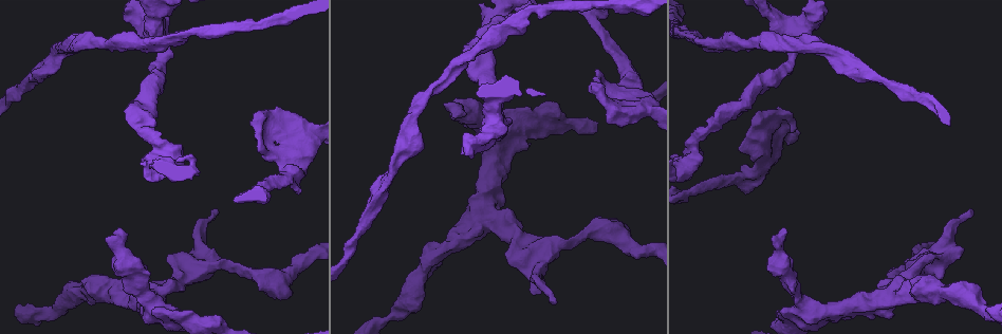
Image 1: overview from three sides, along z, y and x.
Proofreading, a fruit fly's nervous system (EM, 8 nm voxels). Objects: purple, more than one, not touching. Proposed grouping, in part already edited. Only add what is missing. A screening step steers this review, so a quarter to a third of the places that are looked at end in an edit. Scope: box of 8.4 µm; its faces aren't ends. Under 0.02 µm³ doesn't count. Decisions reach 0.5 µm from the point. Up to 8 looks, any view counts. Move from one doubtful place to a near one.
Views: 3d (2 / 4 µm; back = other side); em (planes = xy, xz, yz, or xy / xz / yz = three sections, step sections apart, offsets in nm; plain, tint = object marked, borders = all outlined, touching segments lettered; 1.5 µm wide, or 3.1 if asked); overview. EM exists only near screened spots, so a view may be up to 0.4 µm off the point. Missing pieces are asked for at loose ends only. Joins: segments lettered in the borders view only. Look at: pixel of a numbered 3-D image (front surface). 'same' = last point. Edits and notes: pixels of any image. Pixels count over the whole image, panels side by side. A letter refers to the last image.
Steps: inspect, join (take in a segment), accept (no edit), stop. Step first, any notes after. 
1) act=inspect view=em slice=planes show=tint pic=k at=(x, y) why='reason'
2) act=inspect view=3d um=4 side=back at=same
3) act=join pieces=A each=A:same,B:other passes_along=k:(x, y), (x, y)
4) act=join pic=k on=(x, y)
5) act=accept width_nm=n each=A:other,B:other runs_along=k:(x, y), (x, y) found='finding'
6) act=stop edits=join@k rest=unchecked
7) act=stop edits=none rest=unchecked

act=inspect view=em slice=xy step=8 show=tint pic=1 at=(455, 116) why='stops while still wide'

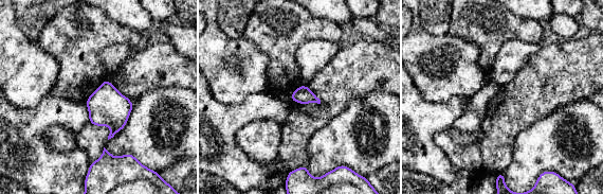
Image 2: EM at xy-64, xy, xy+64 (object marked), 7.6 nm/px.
act=inspect view=em slice=planes show=borders at=same

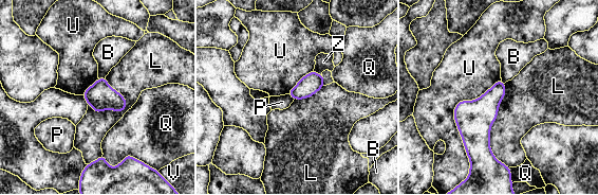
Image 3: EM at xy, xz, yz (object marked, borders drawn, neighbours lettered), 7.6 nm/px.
act=accept each=B:other,L:other,P:other,Q:other,U:other,V:other,Z:other border=3:(505, 83), (490, 151), (508, 166) found='no lettered segment goes on from it'

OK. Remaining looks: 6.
act=inspect view=3d um=2 side=back pic=1 at=(216, 210) why='branch stops here'

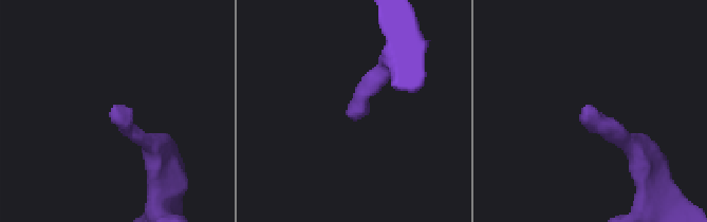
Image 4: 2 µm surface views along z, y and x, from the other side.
act=inspect view=em slice=planes show=plain pic=4 at=(590, 106) why='need the tissue'

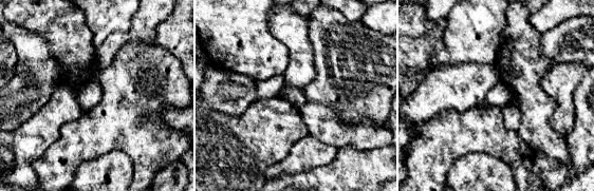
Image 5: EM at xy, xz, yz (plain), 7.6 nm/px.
act=inspect view=em slice=planes show=borders at=same

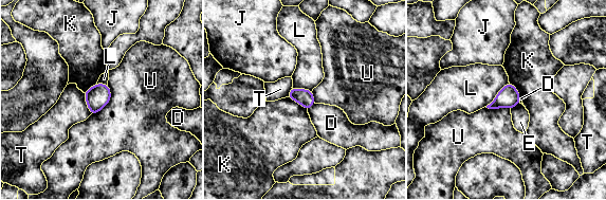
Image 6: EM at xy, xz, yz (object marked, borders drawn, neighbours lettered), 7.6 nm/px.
act=accept width_nm=130 each=D:other,E:other,J:other,K:other,L:other,T:other,U:other found='none of them fits'

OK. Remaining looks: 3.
act=inspect view=3d um=4 pic=1 at=(146, 159) why='an open end'

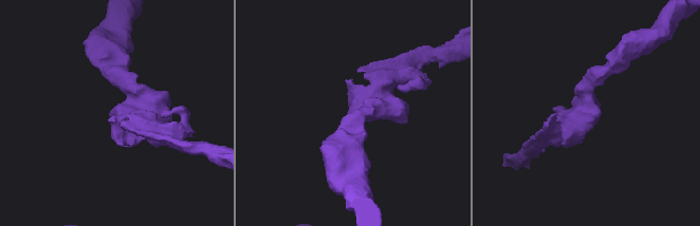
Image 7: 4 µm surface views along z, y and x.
act=inspect view=em slice=xy step=4 show=tint pic=7 at=(115, 113)

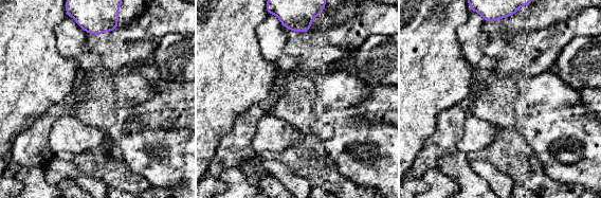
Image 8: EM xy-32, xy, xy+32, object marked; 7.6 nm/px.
act=inspect view=em slice=yz step=8 show=borders at=same why='another direction'

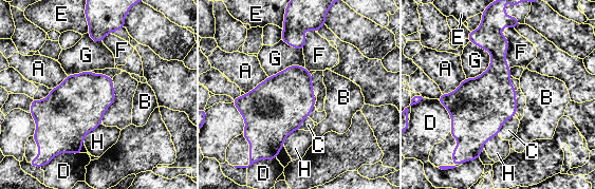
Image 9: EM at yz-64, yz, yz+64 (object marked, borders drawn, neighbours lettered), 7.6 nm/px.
act=accept each=A:other,B:other,C:other,D:other,E:other,F:other,G:other,H:other border=9:(469, 41), (490, 56), (475, 78) found='none of them fits'

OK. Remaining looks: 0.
act=stop edits=none rest=unchecked

